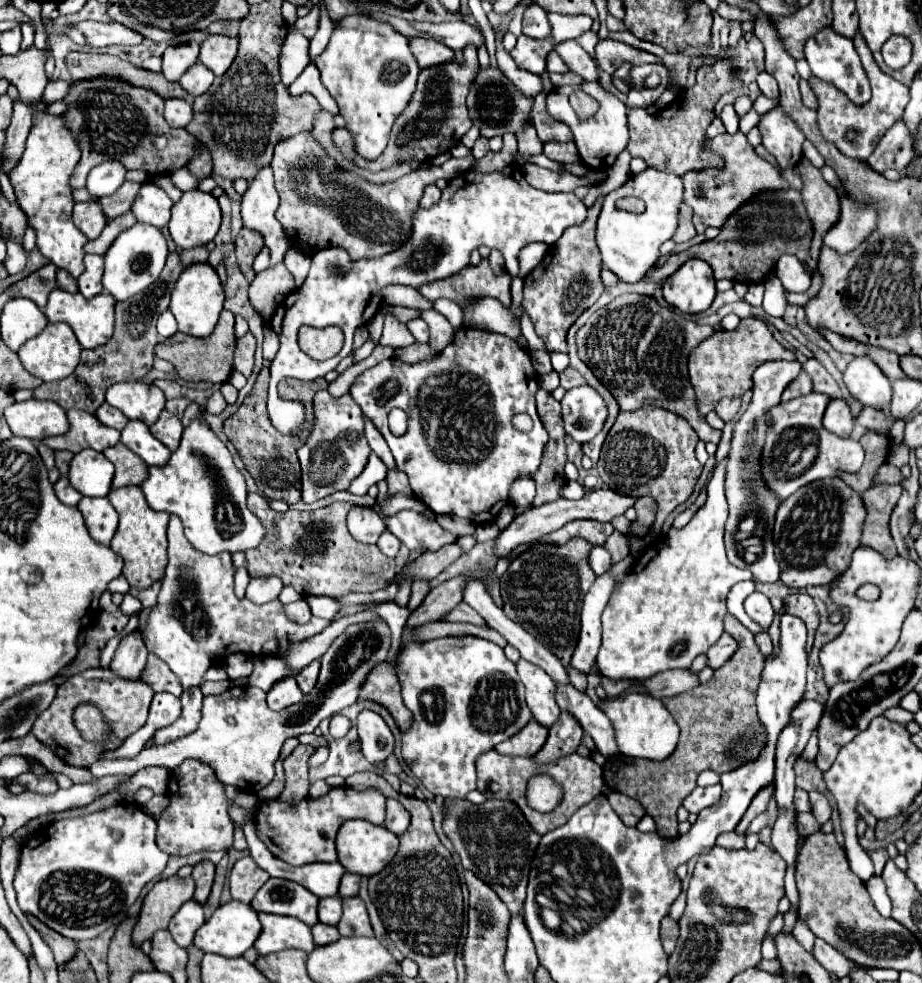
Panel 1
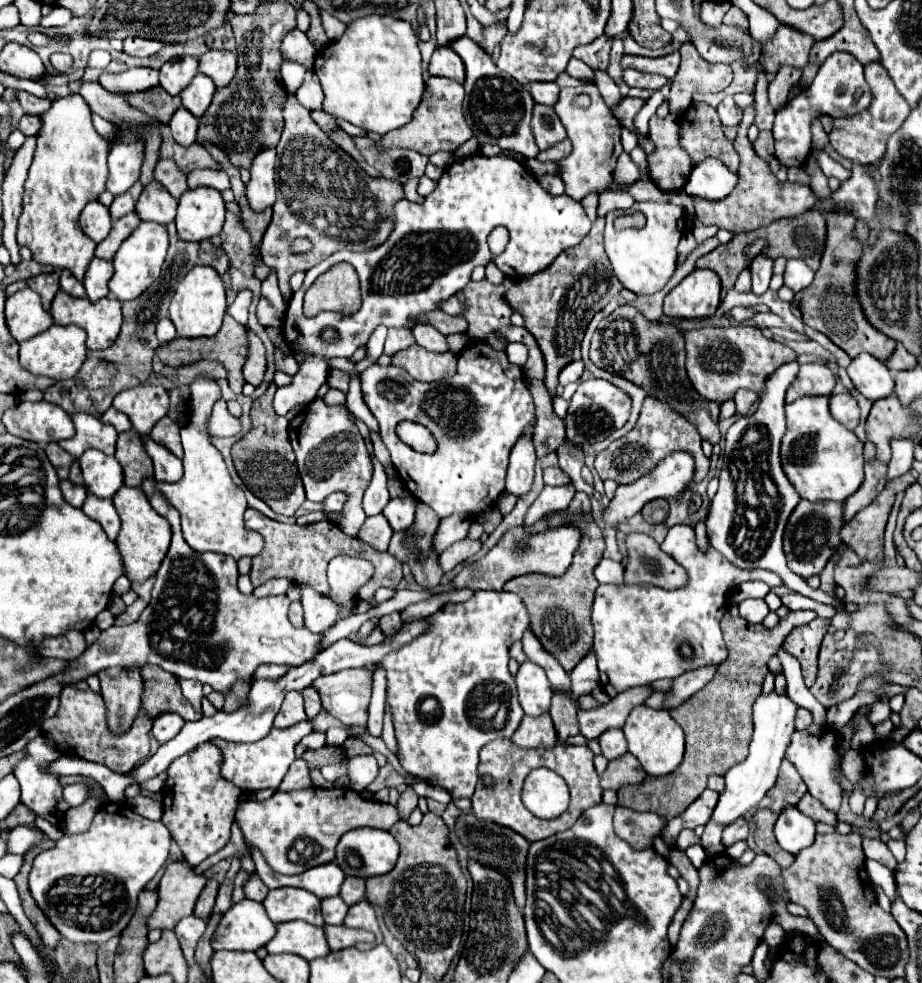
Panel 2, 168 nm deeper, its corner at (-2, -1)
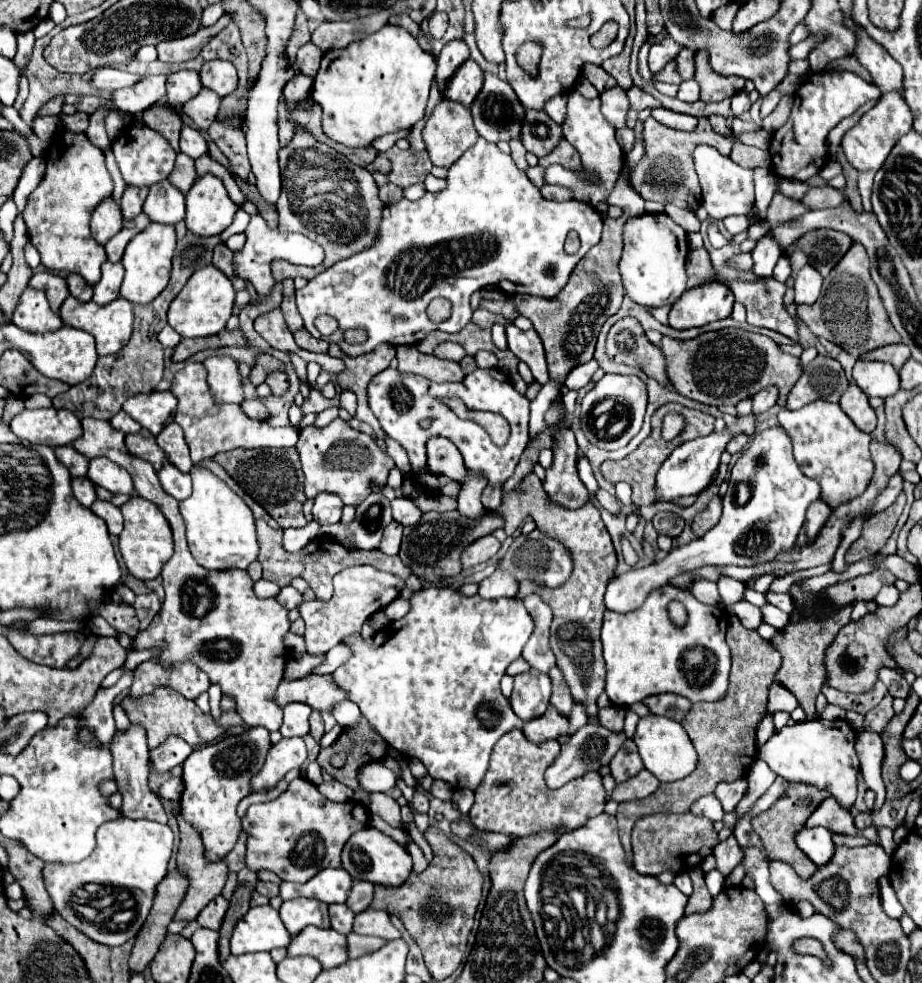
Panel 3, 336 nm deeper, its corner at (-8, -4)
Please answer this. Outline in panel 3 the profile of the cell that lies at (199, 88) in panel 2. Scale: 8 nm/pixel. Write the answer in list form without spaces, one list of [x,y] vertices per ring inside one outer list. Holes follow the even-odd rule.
[[[201,88],[195,98],[183,104],[183,114],[187,114],[197,128],[207,130],[217,118],[219,104],[221,104],[221,98],[215,96],[215,92],[211,92],[209,88]]]

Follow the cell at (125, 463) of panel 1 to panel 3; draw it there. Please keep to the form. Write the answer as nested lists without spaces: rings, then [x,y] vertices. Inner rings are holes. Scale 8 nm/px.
[[[141,428],[141,430],[135,432],[135,434],[127,434],[127,436],[125,436],[125,444],[127,444],[127,450],[129,450],[133,456],[137,456],[137,458],[141,458],[141,460],[147,460],[157,472],[161,470],[161,466],[163,466],[163,462],[165,462],[165,454],[163,454],[163,450],[157,446],[155,436],[153,436],[149,430]]]

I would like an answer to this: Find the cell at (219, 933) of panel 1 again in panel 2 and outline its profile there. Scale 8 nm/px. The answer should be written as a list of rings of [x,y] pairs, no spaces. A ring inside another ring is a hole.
[[[243,899],[223,915],[219,931],[213,939],[213,949],[257,951],[259,947],[265,947],[275,933],[277,927],[267,917],[263,905]]]

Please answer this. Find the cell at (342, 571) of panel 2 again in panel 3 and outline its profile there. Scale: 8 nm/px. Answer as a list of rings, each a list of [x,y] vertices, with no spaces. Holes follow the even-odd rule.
[[[361,564],[361,566],[345,568],[335,574],[335,592],[329,600],[315,598],[315,600],[305,602],[293,586],[283,586],[279,596],[275,596],[275,600],[281,606],[285,606],[287,610],[291,610],[293,606],[301,606],[301,618],[305,620],[305,626],[307,626],[307,630],[305,630],[307,652],[323,654],[323,652],[329,652],[343,638],[359,634],[363,622],[371,614],[375,614],[377,610],[387,606],[391,600],[395,600],[399,596],[399,592],[403,590],[403,586],[405,586],[403,580],[399,580],[397,576],[381,572],[367,564]]]

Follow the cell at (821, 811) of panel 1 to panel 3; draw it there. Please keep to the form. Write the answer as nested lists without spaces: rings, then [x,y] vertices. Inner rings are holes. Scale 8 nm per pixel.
[[[805,720],[791,726],[787,724],[779,732],[775,732],[763,746],[757,748],[757,758],[765,760],[775,774],[791,782],[817,786],[819,790],[829,792],[839,804],[843,804],[843,808],[851,808],[857,798],[859,774],[855,738],[857,732],[845,720]]]

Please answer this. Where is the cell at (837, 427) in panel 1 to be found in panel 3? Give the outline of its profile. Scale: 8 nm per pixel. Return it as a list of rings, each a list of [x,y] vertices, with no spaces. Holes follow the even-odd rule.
[[[849,384],[849,388],[845,390],[845,394],[839,400],[841,410],[853,420],[853,424],[863,430],[863,432],[871,432],[877,424],[877,416],[873,412],[873,408],[867,402],[867,396],[855,386]]]

